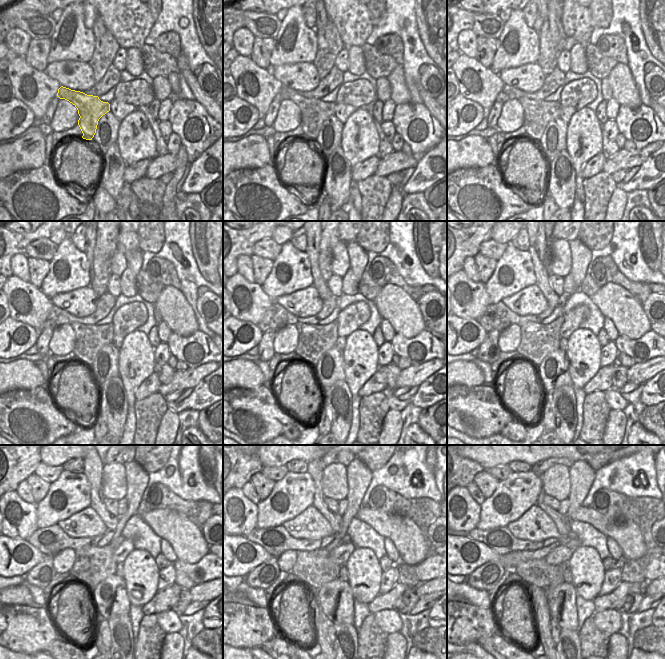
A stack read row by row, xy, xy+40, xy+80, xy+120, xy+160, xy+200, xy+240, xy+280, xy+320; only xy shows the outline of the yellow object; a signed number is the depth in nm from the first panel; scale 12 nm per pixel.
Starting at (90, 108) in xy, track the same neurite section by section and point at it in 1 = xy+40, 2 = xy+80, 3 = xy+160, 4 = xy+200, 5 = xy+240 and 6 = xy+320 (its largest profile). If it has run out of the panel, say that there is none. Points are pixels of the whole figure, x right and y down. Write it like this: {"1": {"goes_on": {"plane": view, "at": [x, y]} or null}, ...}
{"1": {"goes_on": {"plane": "xy+40", "at": [314, 112]}}, "2": {"goes_on": {"plane": "xy+80", "at": [537, 113]}}, "3": {"goes_on": {"plane": "xy+160", "at": [314, 340]}}, "4": {"goes_on": {"plane": "xy+200", "at": [538, 340]}}, "5": {"goes_on": {"plane": "xy+240", "at": [92, 565]}}, "6": {"goes_on": {"plane": "xy+320", "at": [538, 572]}}}

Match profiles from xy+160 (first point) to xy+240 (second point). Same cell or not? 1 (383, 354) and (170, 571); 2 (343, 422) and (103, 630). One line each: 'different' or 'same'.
1: same
2: different

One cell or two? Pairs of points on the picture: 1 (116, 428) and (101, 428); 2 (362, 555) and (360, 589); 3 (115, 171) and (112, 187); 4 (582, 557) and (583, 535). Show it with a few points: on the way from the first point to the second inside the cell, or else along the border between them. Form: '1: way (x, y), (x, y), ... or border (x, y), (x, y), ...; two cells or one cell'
1: border (100, 407), (108, 432); two cells
2: way (362, 564), (362, 577), (356, 583); one cell
3: way (112, 175), (112, 183); one cell
4: border (580, 545), (593, 547), (601, 560); two cells

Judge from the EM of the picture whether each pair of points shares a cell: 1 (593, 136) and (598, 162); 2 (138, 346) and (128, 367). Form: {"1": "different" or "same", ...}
{"1": "different", "2": "same"}

